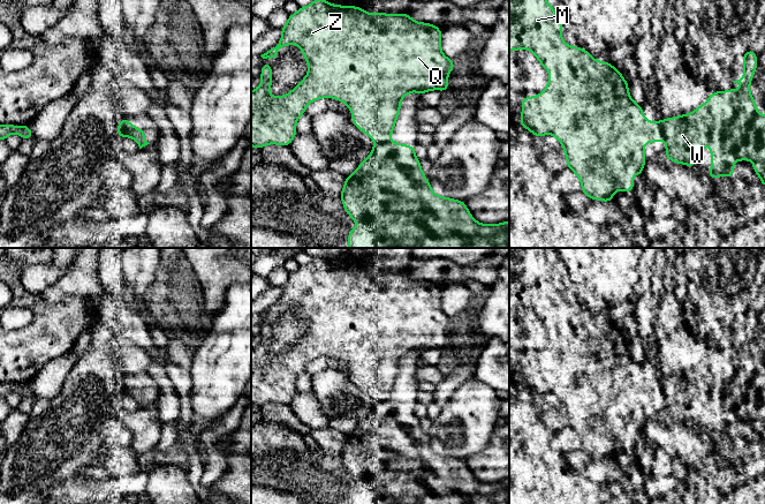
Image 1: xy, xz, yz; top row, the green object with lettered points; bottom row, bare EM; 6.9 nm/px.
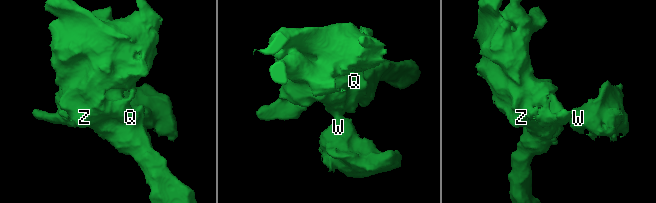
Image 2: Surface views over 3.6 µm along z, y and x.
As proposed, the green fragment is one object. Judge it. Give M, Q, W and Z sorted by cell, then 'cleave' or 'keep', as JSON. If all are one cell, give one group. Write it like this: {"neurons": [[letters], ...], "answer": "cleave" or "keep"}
{"neurons": [["M", "Q", "Z"], ["W"]], "answer": "cleave"}

